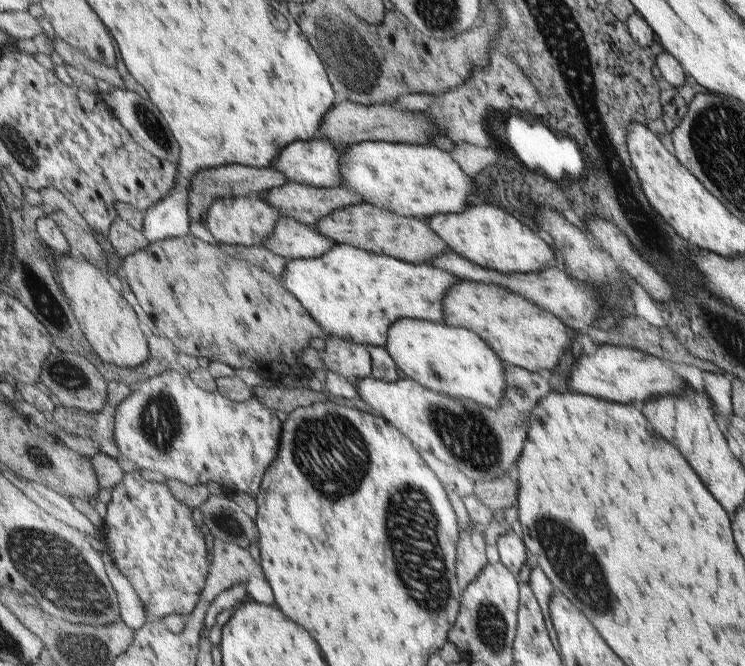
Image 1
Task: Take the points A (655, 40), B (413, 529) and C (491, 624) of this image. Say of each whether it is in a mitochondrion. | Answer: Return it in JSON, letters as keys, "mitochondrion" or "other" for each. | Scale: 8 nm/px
{"A":"other","B":"mitochondrion","C":"mitochondrion"}

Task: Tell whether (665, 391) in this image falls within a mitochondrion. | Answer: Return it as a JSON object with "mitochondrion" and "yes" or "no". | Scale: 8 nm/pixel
{"mitochondrion":"no"}

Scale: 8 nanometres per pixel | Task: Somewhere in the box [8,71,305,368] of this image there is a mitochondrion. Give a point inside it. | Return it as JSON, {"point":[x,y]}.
{"point":[43,299]}

